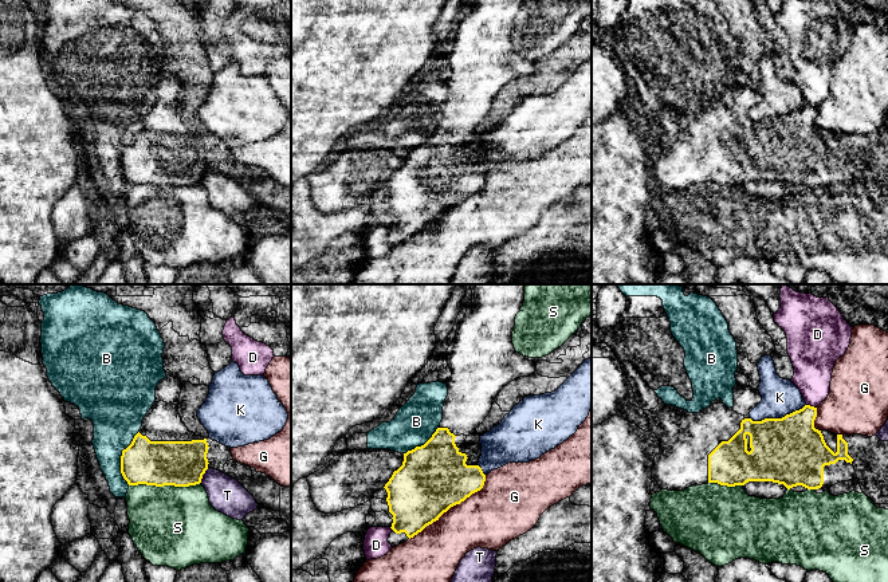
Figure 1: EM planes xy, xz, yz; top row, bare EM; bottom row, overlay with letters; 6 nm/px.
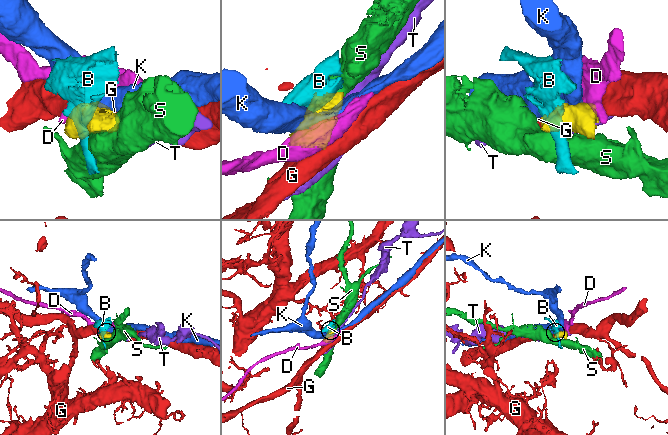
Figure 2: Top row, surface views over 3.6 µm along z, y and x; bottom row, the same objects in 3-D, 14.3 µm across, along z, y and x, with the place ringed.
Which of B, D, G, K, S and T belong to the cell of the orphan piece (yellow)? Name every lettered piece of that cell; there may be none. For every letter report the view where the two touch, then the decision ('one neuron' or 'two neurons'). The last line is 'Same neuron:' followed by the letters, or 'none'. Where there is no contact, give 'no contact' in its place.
B: xy | two neurons
D: yz | two neurons
G: xz | two neurons
K: yz | two neurons
S: xy | two neurons
T: xy | two neurons
Same neuron: none

